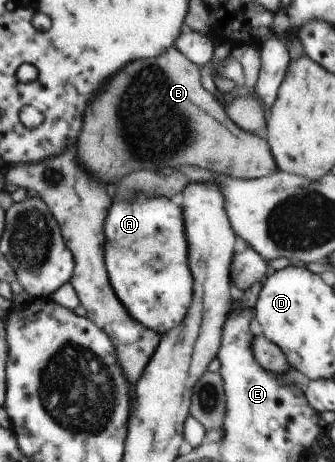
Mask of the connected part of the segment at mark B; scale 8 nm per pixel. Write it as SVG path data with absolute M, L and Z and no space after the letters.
M174 46L150 60L138 60L126 66L122 74L110 80L102 96L86 110L86 126L78 139L78 158L82 166L102 182L116 182L136 170L162 170L193 166L218 176L250 180L268 176L277 170L269 144L260 135L242 130L200 84L199 67Z

